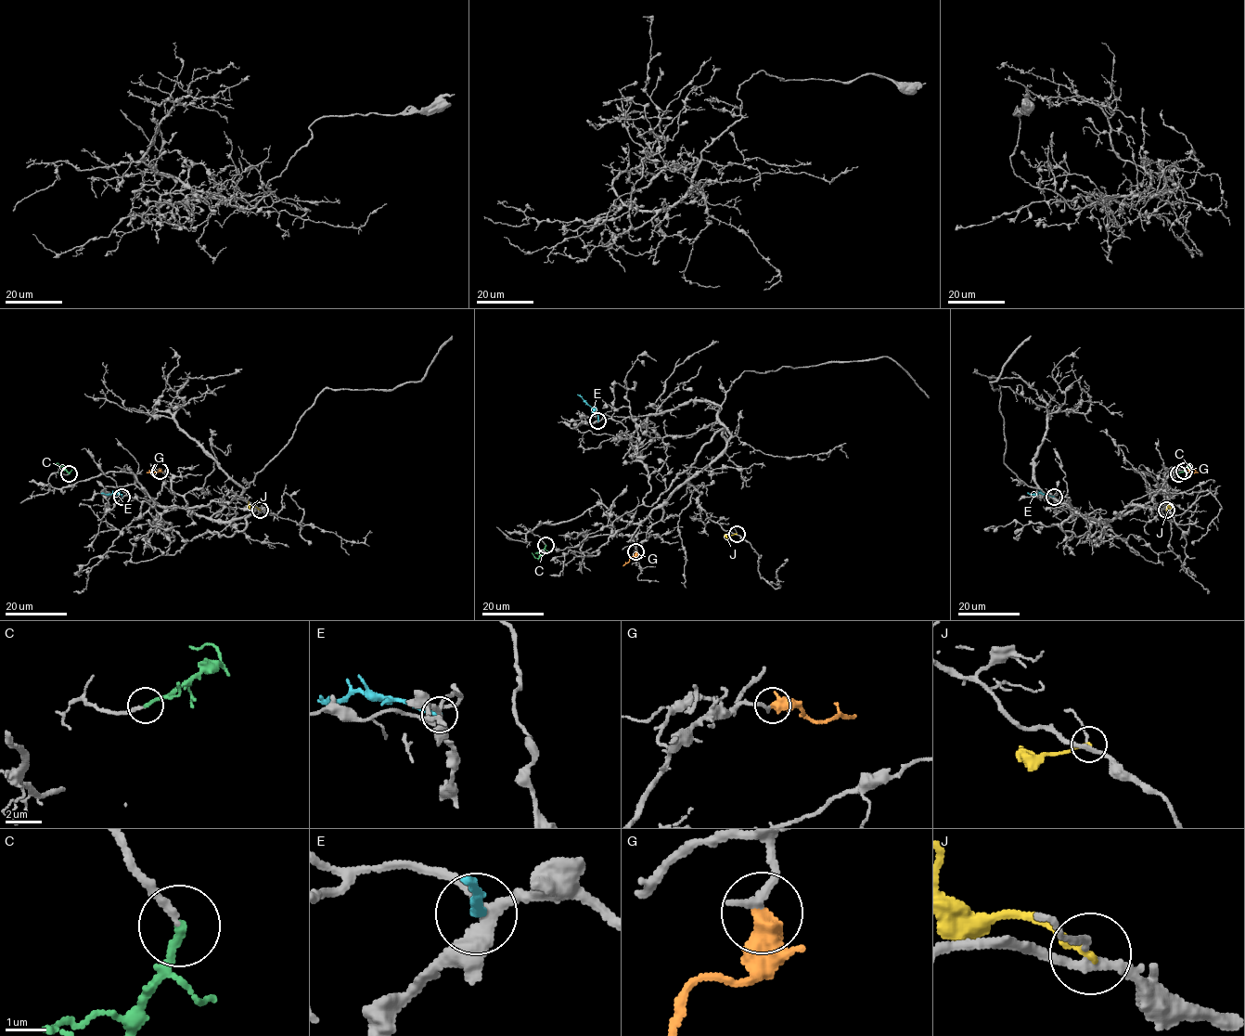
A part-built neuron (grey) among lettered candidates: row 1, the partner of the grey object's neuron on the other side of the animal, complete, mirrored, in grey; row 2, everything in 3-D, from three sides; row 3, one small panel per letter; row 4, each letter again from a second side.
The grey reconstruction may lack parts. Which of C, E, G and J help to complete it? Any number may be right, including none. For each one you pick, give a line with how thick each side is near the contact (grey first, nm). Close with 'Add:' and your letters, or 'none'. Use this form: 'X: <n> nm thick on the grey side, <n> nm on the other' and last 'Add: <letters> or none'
C: 180 nm thick on the grey side, 200 nm on the other
G: 240 nm thick on the grey side, 550 nm on the other
Add: C, G

